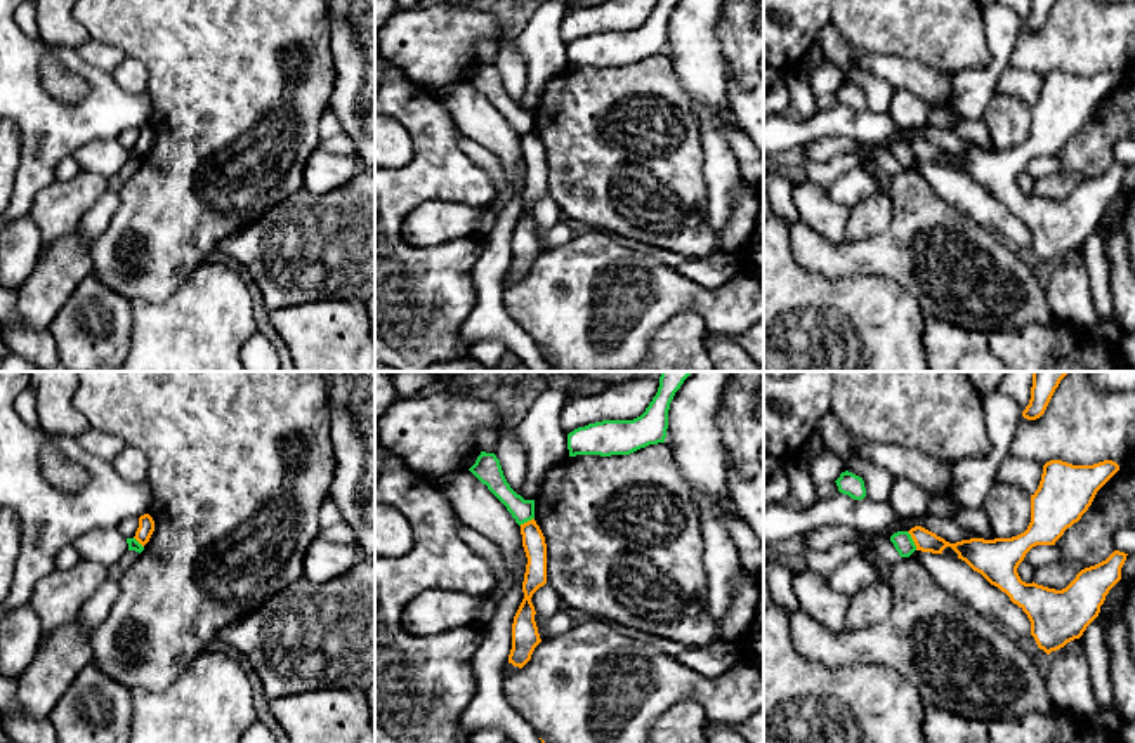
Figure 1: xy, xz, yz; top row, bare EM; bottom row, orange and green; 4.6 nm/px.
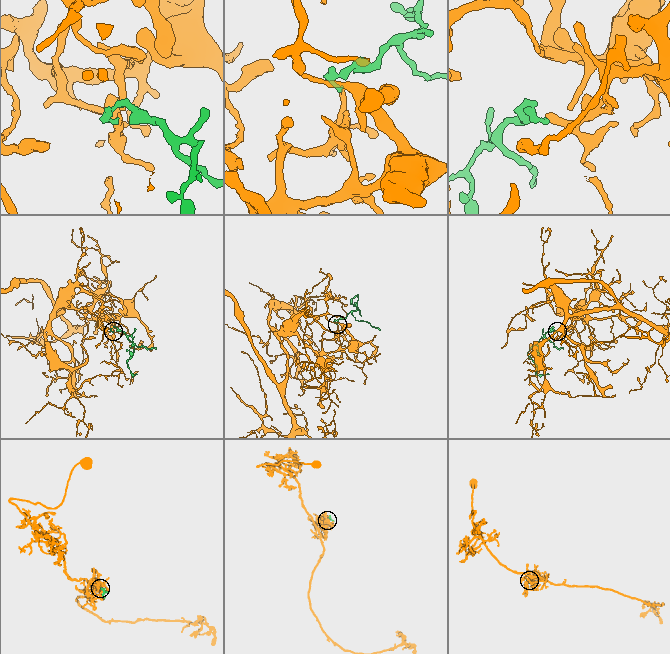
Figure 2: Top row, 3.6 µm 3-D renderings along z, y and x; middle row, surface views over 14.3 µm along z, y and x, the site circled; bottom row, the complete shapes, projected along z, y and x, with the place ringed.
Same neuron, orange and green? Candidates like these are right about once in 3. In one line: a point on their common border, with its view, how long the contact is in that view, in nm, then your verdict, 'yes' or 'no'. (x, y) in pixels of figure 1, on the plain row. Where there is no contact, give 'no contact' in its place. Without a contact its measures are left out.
contact yz (913, 151); length 100 nm; no

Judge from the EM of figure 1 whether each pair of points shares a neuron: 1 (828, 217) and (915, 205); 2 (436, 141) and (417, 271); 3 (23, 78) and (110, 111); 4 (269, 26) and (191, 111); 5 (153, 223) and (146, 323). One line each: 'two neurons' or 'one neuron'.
1: two neurons
2: one neuron
3: one neuron
4: one neuron
5: two neurons

